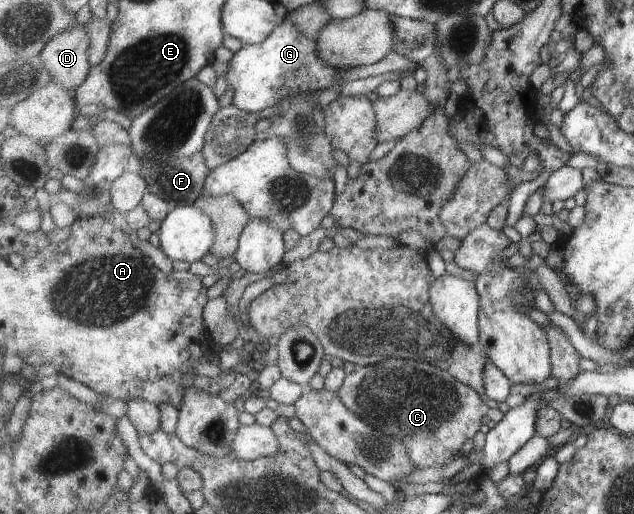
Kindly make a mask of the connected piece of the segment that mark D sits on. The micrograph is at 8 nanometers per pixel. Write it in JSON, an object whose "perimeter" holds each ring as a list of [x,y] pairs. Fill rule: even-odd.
{"perimeter":[[[75,22],[75,28],[64,27],[64,31],[48,43],[39,57],[44,60],[55,84],[75,90],[87,80],[92,68],[88,50],[87,25]]]}

